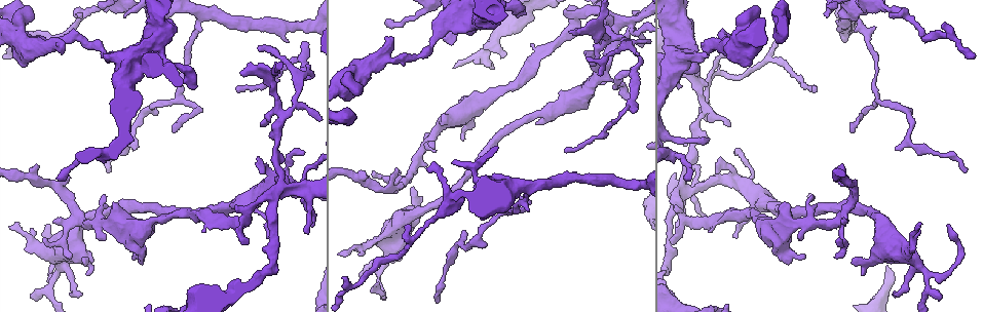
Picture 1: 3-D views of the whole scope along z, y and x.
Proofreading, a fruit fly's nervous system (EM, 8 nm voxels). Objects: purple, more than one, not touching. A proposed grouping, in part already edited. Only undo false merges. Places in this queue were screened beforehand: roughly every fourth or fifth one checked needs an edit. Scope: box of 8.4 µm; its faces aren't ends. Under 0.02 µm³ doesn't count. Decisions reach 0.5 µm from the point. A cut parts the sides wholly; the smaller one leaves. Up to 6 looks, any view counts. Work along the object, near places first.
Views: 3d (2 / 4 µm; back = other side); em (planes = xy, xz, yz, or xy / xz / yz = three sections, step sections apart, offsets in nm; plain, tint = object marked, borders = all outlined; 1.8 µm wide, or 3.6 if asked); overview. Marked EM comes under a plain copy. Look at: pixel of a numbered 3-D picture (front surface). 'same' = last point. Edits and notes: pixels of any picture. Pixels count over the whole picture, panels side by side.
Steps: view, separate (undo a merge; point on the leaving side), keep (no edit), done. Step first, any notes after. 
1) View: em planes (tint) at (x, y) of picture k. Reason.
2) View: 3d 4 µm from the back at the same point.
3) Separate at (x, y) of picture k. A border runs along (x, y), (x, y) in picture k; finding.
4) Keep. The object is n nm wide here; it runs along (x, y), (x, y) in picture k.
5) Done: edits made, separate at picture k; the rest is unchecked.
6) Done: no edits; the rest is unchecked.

View: em planes (tint) at (276, 193) of picture 1. Sharp bend.

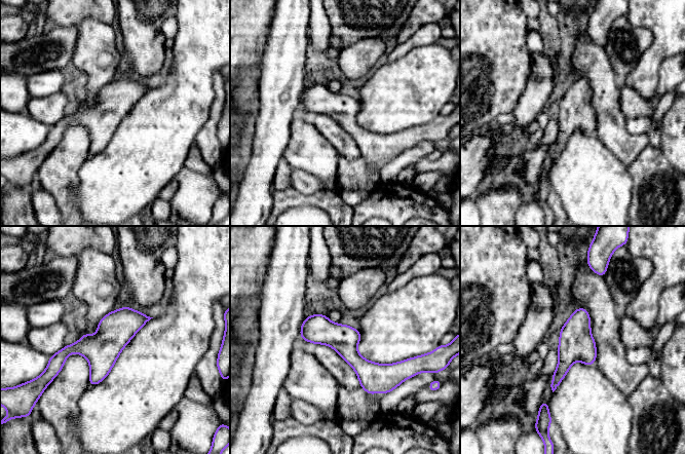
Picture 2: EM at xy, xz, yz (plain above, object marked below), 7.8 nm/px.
Keep. The object is 220 nm wide here; it runs along (306, 322), (369, 373), (397, 373) in picture 2; continuous, no second neuron.

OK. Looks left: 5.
View: em xz step 8 (tint) at (458, 12) of picture 1. Four or more arms meet.

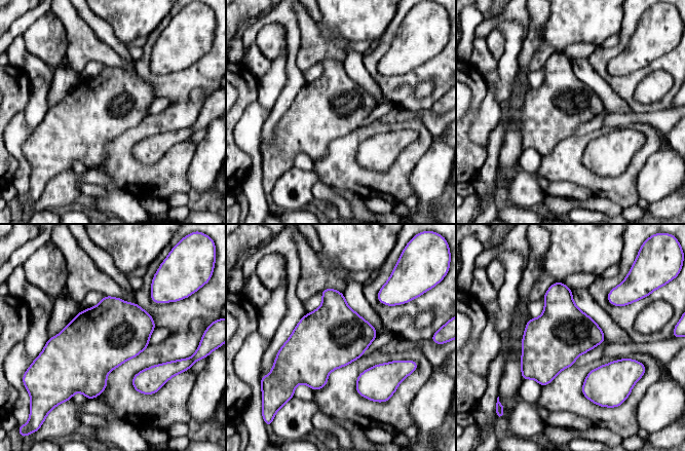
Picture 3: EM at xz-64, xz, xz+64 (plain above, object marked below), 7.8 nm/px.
Keep. The object is 440 nm wide here; all the same neuron.

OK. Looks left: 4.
View: 3d 2 µm at (748, 44) of picture 1. Thick turns thin.

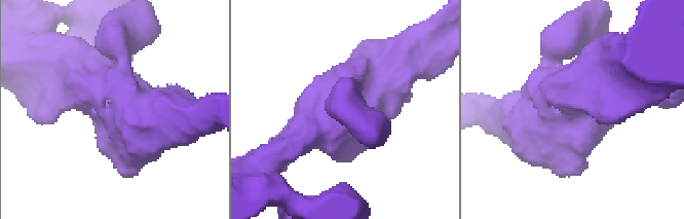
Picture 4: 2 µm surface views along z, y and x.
View: em xy step 4 (tint) at (130, 114) of picture 4. Now the EM.

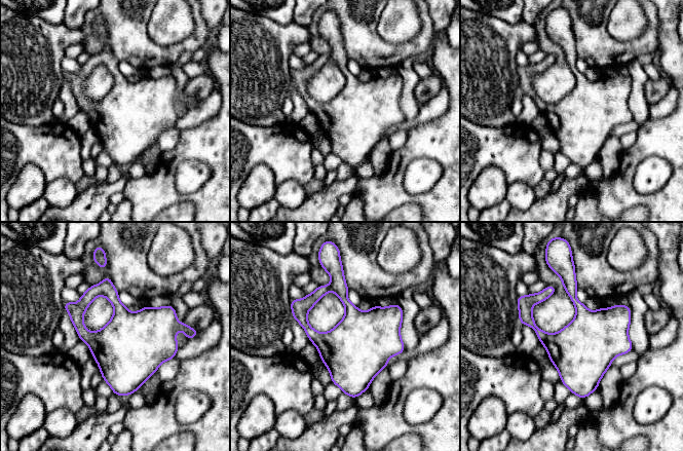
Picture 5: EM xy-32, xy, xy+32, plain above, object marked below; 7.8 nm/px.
View: em planes (tint) at the same point.

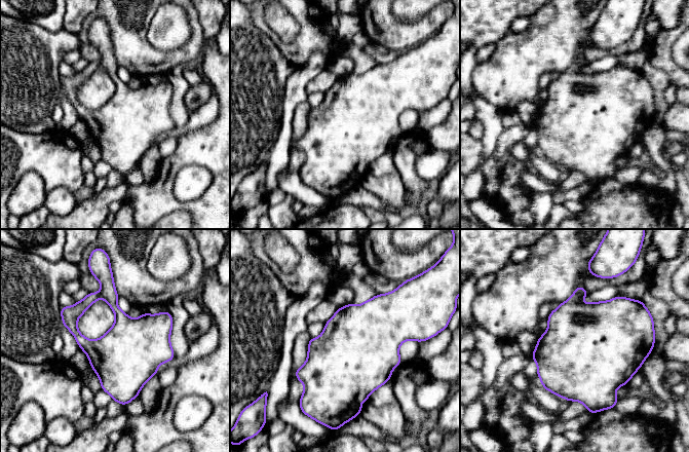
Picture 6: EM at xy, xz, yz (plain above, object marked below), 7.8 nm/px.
Keep. One neuron here.

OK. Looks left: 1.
Done: no edits; the rest is unchecked.

